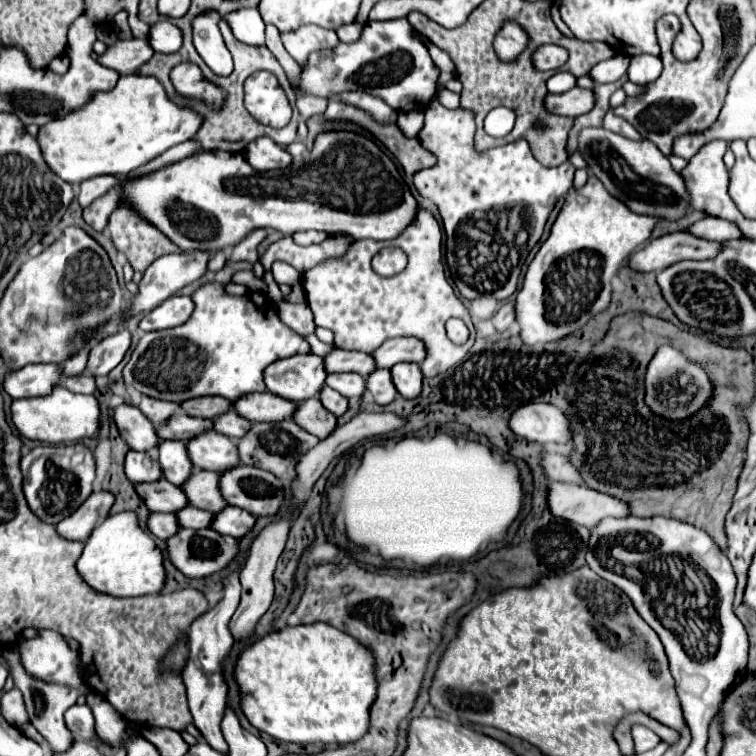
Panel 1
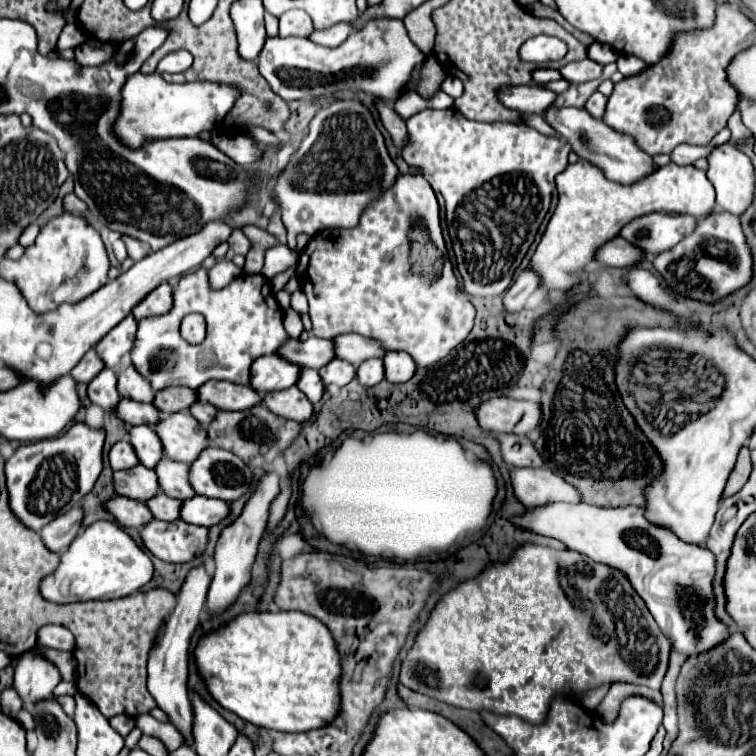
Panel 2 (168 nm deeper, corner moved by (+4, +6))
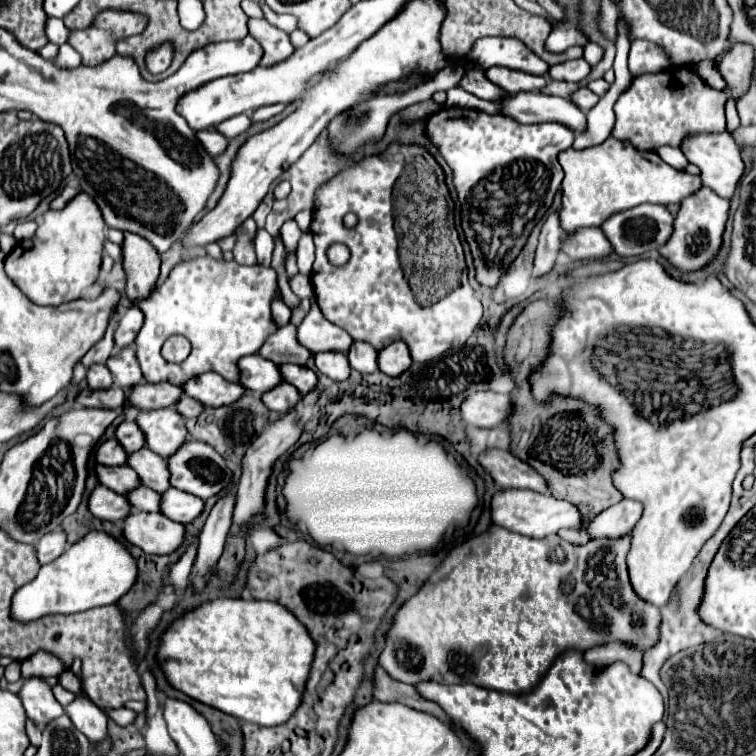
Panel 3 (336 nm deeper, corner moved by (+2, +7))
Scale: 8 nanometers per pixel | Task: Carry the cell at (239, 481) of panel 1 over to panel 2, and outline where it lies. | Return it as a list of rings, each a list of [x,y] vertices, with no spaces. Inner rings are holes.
[[[208,447],[190,465],[192,489],[198,495],[222,499],[226,503],[244,497],[252,481],[254,471],[244,465],[240,457],[218,447]]]

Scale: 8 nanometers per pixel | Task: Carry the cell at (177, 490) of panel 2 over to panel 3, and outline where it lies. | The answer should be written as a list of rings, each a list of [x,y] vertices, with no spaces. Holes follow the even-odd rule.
[[[140,448],[138,452],[128,454],[128,462],[126,462],[140,478],[140,482],[148,488],[152,488],[154,492],[162,494],[170,488],[170,474],[166,468],[166,460],[154,452],[150,452],[148,448]]]

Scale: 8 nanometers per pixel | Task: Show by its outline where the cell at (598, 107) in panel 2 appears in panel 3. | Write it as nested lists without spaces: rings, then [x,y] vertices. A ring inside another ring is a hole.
[[[582,86],[582,88],[578,88],[576,92],[572,92],[570,94],[570,100],[586,114],[586,112],[590,112],[596,104],[598,104],[598,96],[592,92],[592,90],[588,90],[586,86]]]

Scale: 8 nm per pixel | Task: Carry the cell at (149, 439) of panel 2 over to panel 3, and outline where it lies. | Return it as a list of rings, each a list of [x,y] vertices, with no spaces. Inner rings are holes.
[[[124,420],[116,432],[114,432],[114,438],[120,442],[120,446],[130,454],[130,452],[136,452],[144,446],[144,436],[142,436],[142,430],[130,422],[130,420]]]

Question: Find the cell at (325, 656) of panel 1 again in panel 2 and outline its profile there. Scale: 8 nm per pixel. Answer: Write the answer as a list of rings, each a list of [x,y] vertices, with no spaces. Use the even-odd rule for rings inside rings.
[[[300,611],[244,613],[236,617],[226,627],[200,639],[196,647],[196,665],[210,695],[224,709],[256,727],[304,733],[324,727],[340,713],[340,653],[336,653],[336,641],[332,641],[332,633],[328,633],[324,623]]]

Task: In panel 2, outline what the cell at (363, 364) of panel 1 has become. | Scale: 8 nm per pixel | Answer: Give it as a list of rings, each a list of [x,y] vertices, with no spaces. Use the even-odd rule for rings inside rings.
[[[312,335],[306,341],[298,341],[298,339],[286,341],[278,349],[278,353],[292,363],[298,363],[302,367],[312,367],[312,369],[320,369],[328,361],[336,359],[336,353],[332,353],[332,341],[324,341]]]

